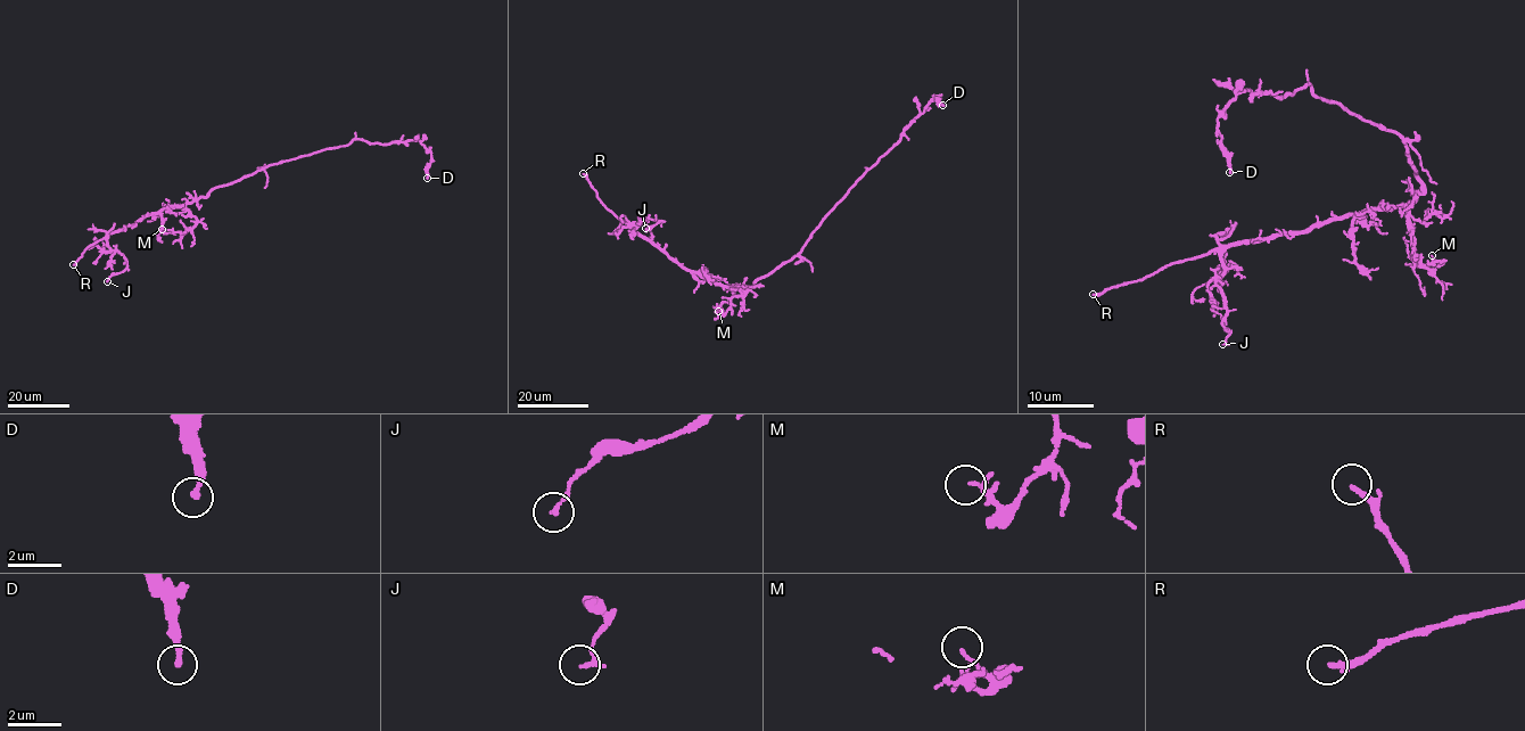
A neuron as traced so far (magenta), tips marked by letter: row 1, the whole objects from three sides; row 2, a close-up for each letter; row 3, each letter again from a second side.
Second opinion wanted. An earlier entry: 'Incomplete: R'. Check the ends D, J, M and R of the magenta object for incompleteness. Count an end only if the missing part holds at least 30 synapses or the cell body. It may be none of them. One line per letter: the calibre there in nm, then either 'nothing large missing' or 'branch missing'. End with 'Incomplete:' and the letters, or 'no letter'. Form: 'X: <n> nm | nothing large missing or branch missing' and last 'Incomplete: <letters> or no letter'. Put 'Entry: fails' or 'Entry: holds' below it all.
D: 200 nm | nothing large missing
J: 130 nm | nothing large missing
M: 110 nm | nothing large missing
R: 160 nm | branch missing
Incomplete: R
Entry: holds

